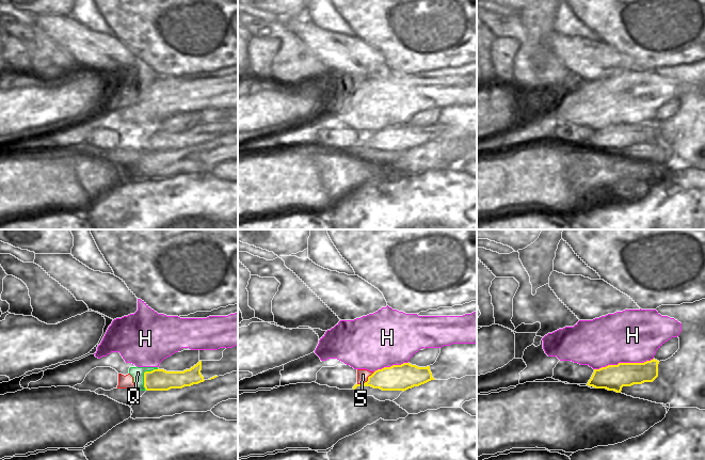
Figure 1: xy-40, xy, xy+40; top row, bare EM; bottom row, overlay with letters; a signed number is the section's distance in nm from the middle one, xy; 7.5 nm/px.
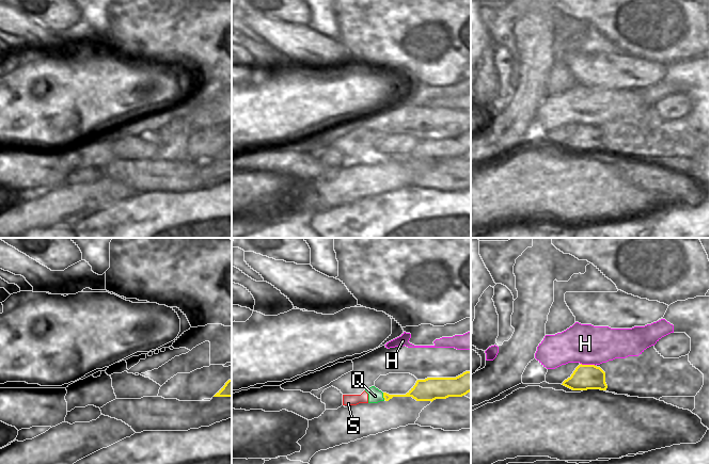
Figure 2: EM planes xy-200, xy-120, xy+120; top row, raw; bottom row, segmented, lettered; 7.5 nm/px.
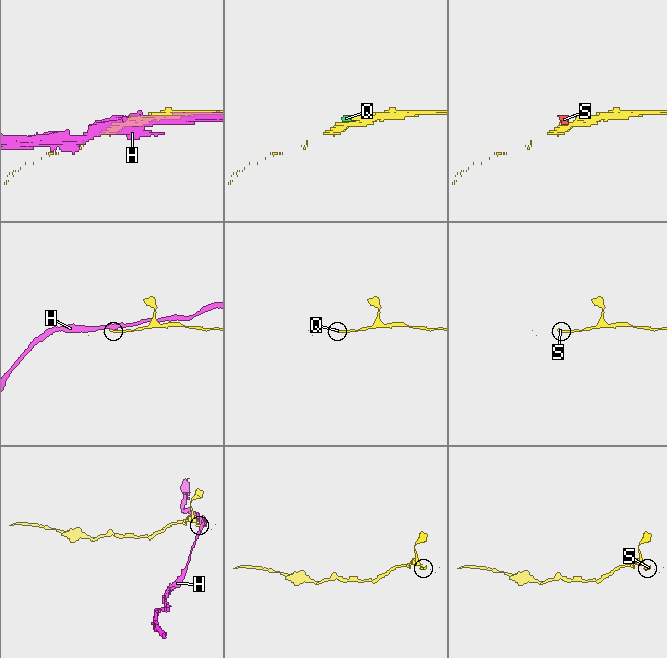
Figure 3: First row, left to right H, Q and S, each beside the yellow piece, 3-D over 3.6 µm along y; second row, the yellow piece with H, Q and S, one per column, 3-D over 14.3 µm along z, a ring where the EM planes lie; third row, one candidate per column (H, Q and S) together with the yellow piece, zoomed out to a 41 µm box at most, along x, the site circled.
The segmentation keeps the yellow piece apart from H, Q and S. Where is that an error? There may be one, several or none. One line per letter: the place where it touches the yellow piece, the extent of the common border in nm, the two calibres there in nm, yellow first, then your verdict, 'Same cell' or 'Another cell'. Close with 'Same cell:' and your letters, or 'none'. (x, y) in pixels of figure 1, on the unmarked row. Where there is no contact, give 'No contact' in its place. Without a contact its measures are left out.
H: Touches yellow at xy+40 (623, 124). Shared border 460 nm. Thickness 190 nm (yellow) against 400 nm. Another cell
Q: Touches yellow at xy-40 (144, 136). Shared border 190 nm. Thickness 160 nm (yellow) against 100 nm. Another cell
S: Touches yellow at xy (367, 142). Shared border 160 nm. Thickness 190 nm (yellow) against 90 nm. Another cell
Same cell: none.

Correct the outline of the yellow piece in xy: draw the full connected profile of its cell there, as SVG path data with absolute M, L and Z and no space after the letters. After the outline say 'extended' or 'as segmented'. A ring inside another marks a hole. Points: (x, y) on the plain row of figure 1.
M410 124L401 126L392 126L375 131L368 138L368 142L363 145L355 145L353 150L357 147L371 147L382 152L406 152L414 147L419 147L431 141L432 138L430 127L418 128Z; as segmented

